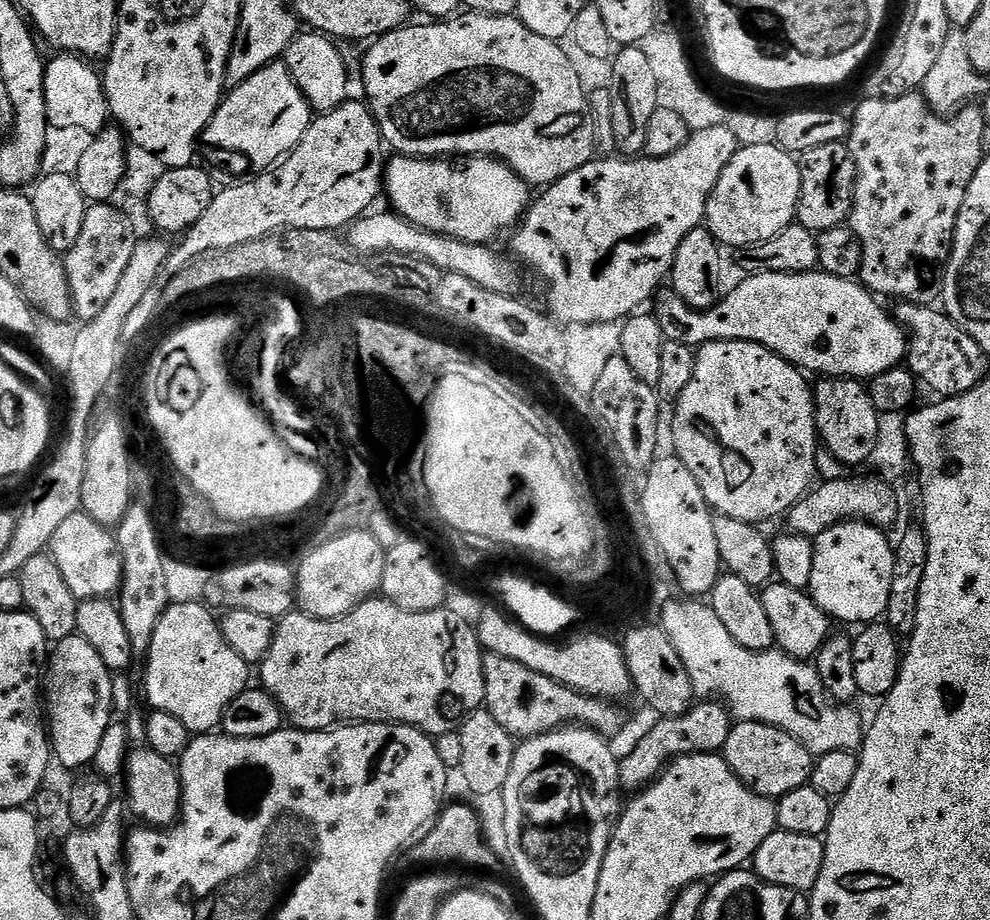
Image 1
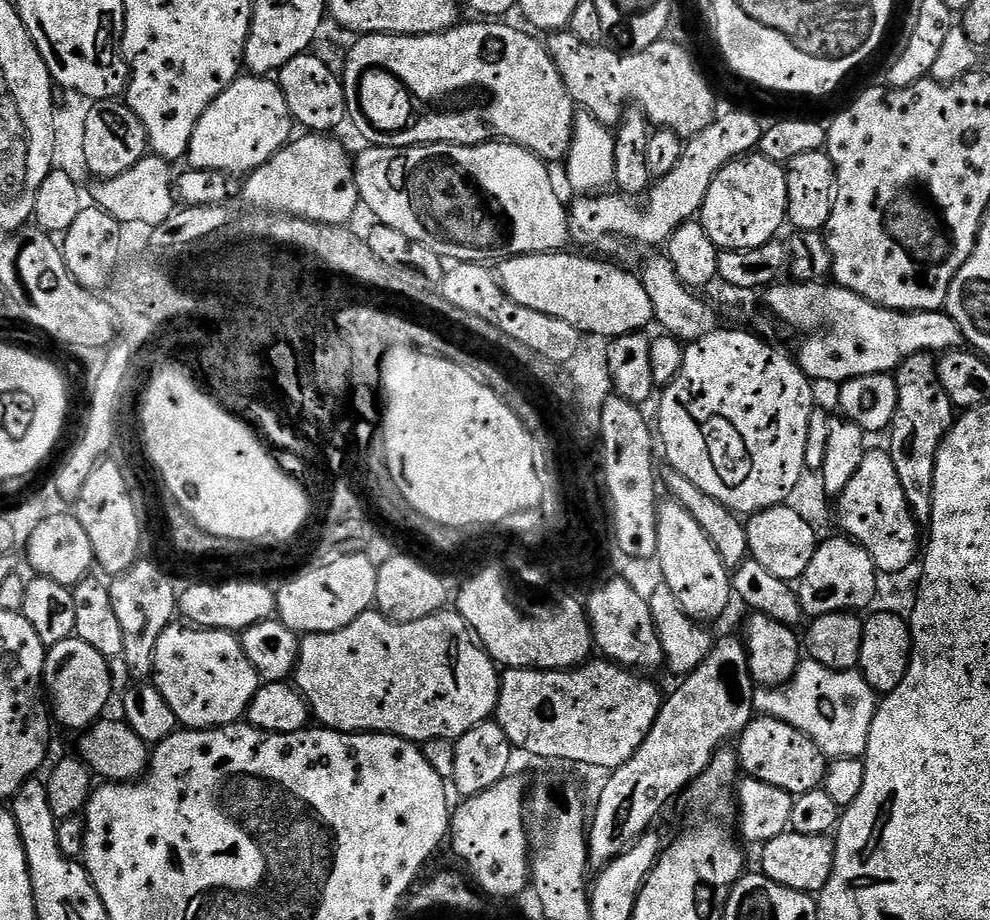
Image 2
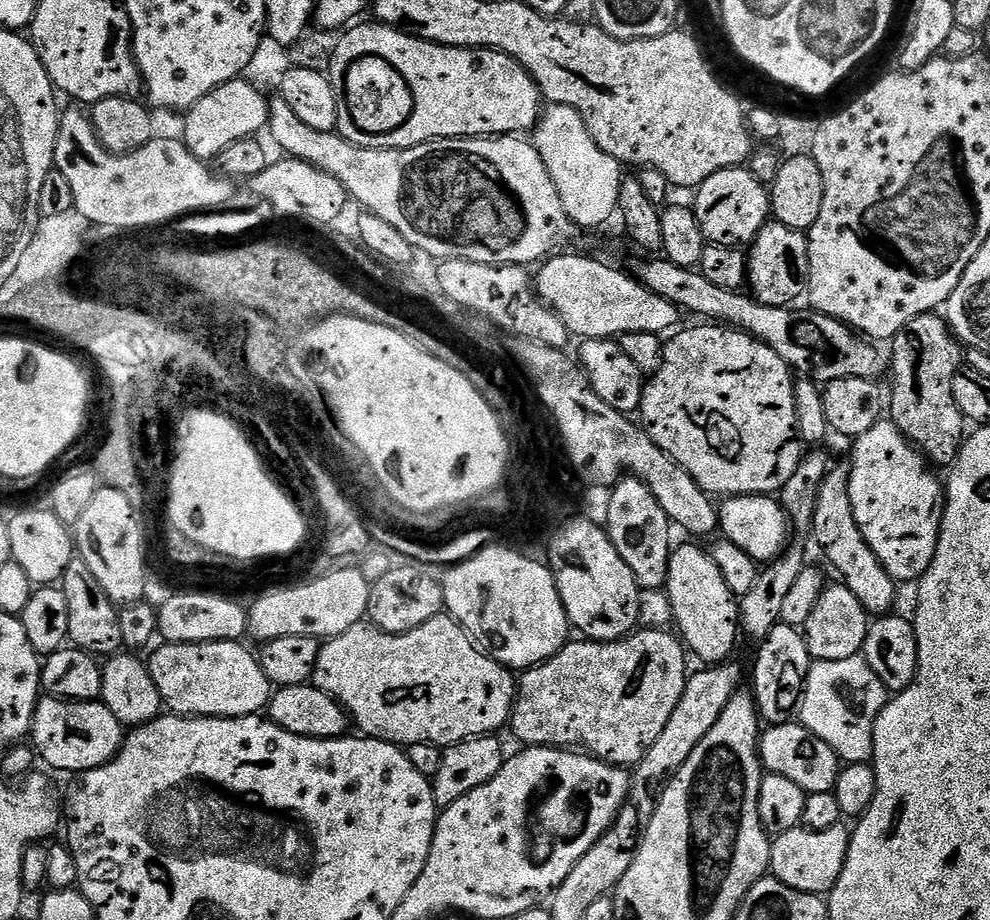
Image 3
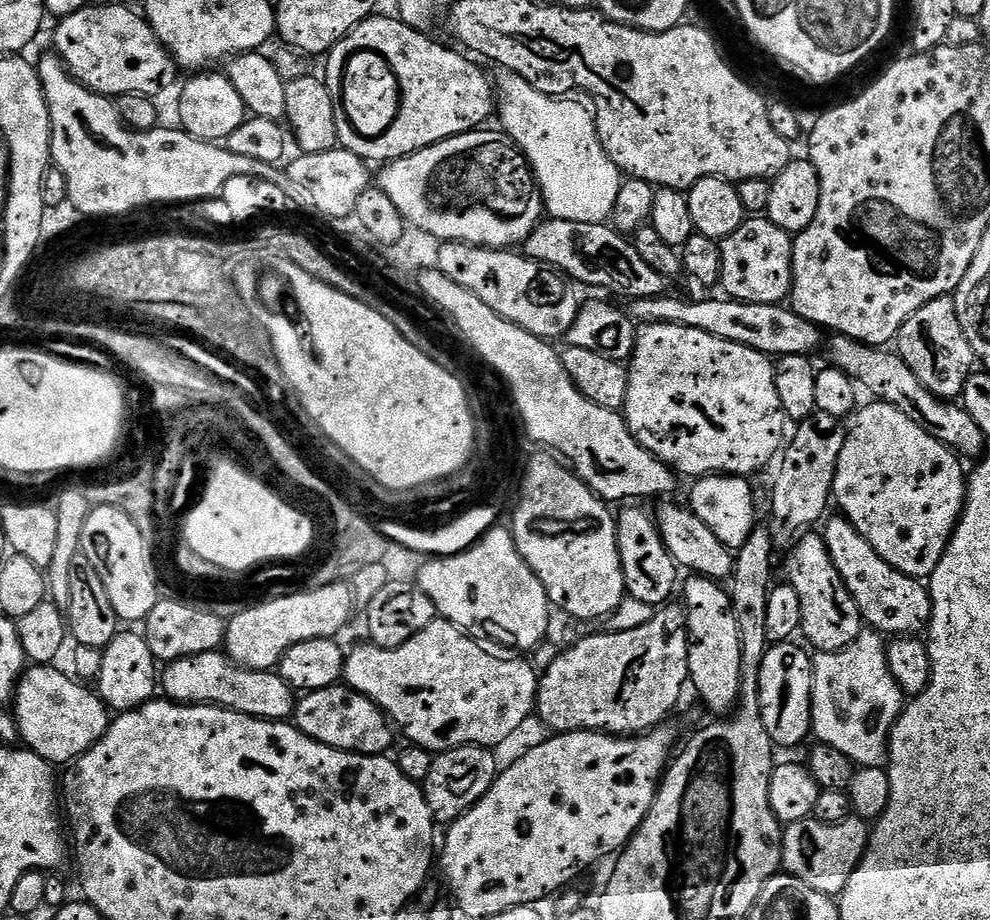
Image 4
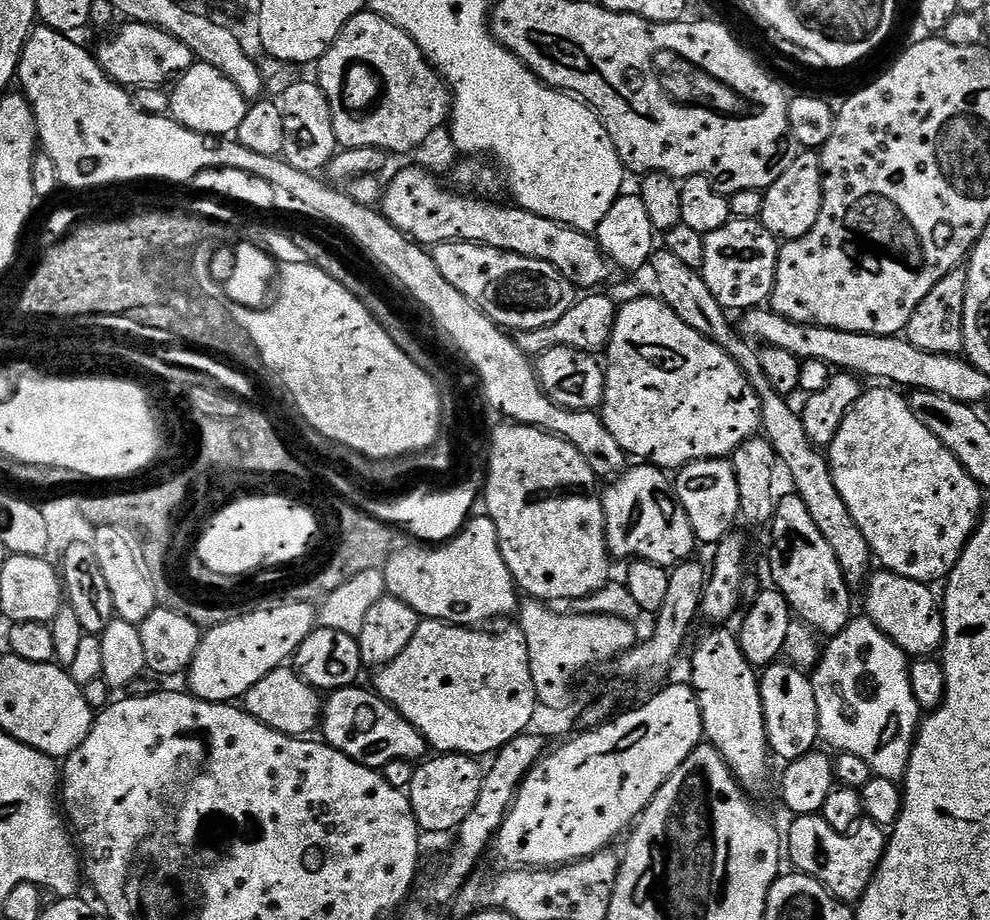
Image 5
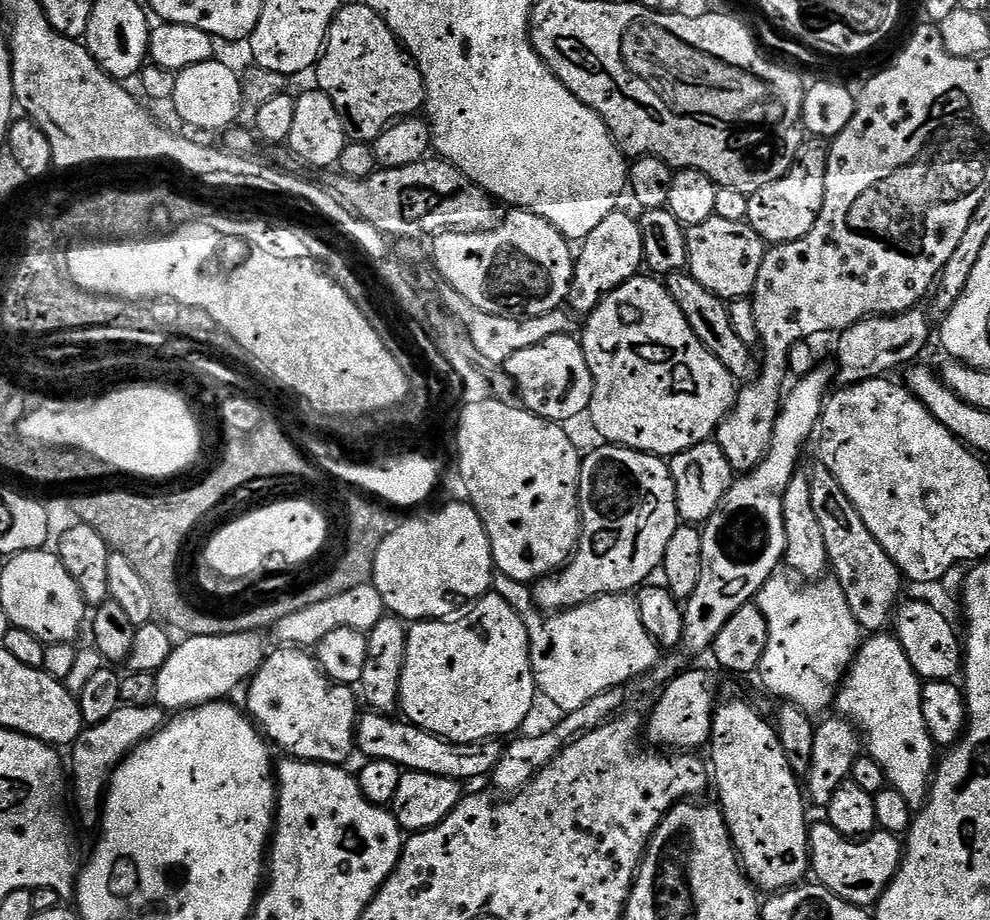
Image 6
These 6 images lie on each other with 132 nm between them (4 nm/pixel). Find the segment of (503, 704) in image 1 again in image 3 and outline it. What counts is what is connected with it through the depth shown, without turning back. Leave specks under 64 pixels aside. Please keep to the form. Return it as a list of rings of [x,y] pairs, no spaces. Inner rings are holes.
[[[641,627],[620,640],[605,642],[580,638],[577,644],[565,644],[554,658],[527,669],[519,677],[510,721],[513,734],[524,746],[580,749],[608,764],[639,764],[646,750],[650,750],[650,746],[658,742],[662,730],[666,730],[666,722],[670,722],[670,714],[678,707],[690,675],[685,645],[679,635],[671,636],[670,633],[662,628]]]

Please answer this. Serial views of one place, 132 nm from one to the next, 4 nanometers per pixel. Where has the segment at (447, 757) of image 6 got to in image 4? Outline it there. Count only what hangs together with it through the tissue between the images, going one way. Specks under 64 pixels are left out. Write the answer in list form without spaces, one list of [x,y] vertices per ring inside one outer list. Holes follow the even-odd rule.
[[[347,686],[303,693],[296,701],[294,723],[299,732],[314,738],[314,742],[363,756],[385,755],[392,744],[392,732],[394,733],[393,725],[376,703]]]

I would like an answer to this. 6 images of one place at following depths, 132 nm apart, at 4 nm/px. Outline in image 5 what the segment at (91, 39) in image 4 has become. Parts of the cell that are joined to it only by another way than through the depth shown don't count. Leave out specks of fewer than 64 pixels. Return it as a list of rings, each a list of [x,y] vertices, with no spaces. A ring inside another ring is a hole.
[[[121,23],[121,28],[109,40],[100,44],[100,49],[95,49],[96,61],[102,70],[121,86],[139,86],[142,88],[155,88],[167,85],[184,75],[194,63],[190,46],[178,42],[166,30],[158,30],[149,24]]]

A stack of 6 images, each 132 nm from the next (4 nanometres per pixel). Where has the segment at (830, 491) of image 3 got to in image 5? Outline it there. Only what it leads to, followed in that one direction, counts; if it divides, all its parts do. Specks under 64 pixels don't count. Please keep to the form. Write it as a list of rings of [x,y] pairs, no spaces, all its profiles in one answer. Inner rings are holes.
[[[887,570],[873,571],[866,581],[866,589],[868,593],[864,596],[864,608],[867,619],[874,622],[874,626],[878,626],[878,630],[882,630],[882,634],[886,634],[886,638],[890,638],[909,658],[932,658],[937,655],[944,647],[944,610],[941,601],[931,591],[929,585],[911,580],[905,576],[897,576],[895,572]]]

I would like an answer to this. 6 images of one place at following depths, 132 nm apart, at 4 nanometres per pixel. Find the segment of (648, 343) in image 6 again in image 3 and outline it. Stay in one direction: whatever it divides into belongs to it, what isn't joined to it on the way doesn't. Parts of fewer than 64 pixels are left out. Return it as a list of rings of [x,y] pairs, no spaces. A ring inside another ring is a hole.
[[[727,326],[704,327],[708,328],[677,331],[673,340],[665,343],[660,368],[644,385],[638,413],[642,427],[667,456],[674,458],[713,497],[779,493],[794,478],[802,455],[802,441],[796,434],[794,373],[770,346],[747,332]]]

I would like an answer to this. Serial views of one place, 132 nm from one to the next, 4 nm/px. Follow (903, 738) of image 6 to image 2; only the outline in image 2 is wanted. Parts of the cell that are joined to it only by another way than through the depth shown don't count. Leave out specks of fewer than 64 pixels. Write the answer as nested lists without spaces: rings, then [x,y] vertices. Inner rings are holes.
[[[805,659],[796,675],[783,688],[760,690],[754,696],[754,708],[765,716],[777,716],[782,722],[802,730],[832,760],[863,757],[870,726],[878,707],[878,693],[859,671],[835,672],[816,660]]]

